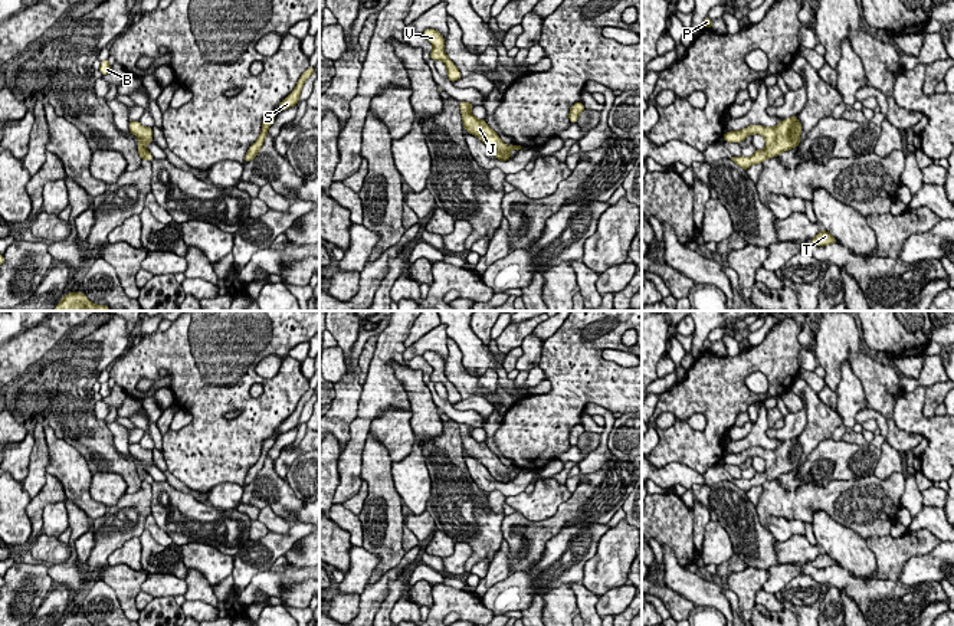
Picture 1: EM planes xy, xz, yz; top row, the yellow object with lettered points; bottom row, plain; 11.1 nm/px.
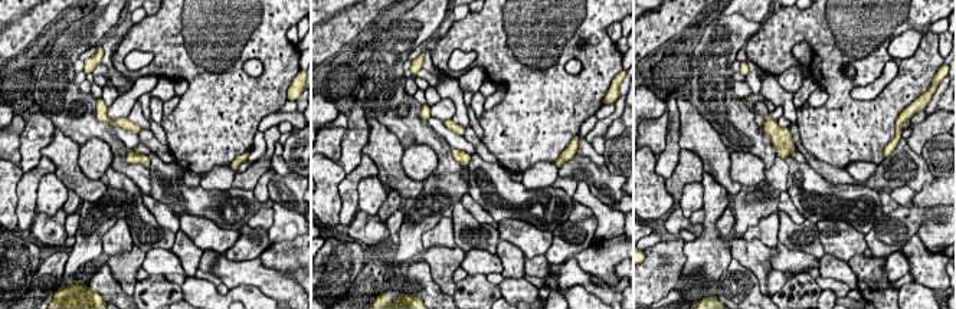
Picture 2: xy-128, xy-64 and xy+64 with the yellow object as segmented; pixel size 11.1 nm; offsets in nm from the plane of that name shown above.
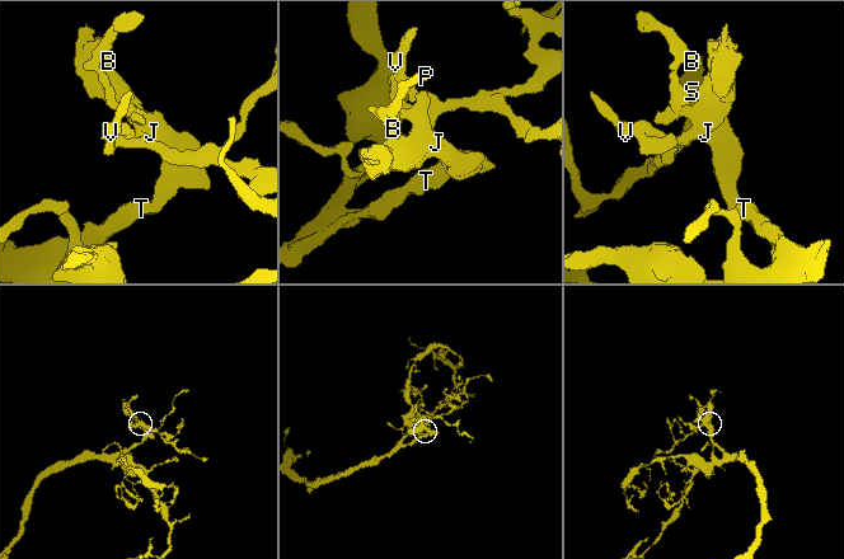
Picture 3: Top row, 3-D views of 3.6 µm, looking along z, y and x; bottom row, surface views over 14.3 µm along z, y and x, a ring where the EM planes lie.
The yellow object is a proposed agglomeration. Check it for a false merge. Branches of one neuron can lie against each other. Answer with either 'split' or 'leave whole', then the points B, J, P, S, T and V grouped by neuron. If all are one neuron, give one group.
leave whole | B J P S T V

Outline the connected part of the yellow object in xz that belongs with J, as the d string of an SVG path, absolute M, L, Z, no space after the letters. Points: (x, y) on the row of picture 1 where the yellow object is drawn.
M459 101L463 128L478 137L492 153L492 155L501 161L511 160L511 150L521 150L521 145L514 144L512 147L506 145L499 135L486 124L483 119L478 119L472 115L473 104Z

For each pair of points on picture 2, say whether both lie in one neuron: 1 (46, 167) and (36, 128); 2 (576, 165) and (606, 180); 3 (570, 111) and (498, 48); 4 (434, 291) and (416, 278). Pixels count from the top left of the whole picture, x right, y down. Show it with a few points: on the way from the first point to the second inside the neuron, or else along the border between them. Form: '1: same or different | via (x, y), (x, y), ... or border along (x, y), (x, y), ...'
1: different | border along (42, 155), (32, 168), (23, 173)
2: same | via (583, 168), (599, 180)
3: same | via (553, 101), (516, 65)
4: same | via (429, 291), (421, 282)

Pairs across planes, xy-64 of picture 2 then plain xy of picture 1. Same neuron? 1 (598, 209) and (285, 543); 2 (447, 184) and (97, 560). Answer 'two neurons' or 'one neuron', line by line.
1: two neurons
2: one neuron

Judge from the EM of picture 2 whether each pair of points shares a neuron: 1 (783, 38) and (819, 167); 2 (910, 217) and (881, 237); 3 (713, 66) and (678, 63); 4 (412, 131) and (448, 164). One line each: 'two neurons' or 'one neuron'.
1: two neurons
2: one neuron
3: two neurons
4: one neuron

